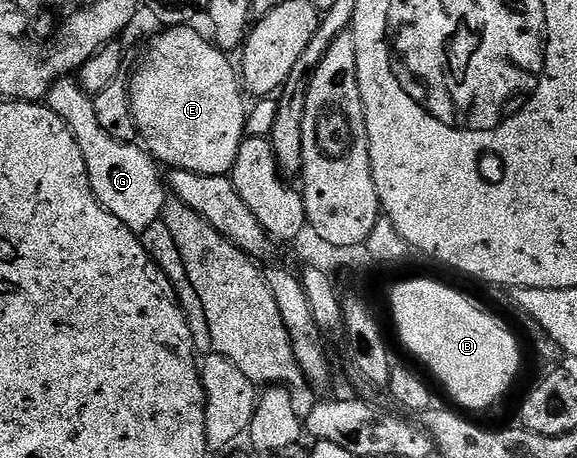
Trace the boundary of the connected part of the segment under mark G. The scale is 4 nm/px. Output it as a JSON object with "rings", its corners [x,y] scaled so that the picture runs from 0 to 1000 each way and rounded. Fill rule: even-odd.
{"rings":[[[109,172],[97,179],[87,192],[83,227],[90,242],[97,242],[97,251],[111,260],[111,269],[118,269],[125,295],[132,295],[132,312],[139,312],[139,330],[153,365],[156,406],[172,443],[229,507],[258,511],[279,476],[281,456],[291,437],[291,413],[284,386],[274,380],[276,362],[267,345],[244,314],[194,303],[194,295],[173,277],[161,210],[146,201],[133,175]]]}

